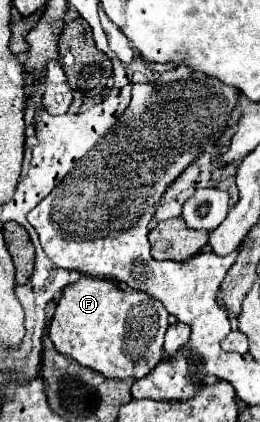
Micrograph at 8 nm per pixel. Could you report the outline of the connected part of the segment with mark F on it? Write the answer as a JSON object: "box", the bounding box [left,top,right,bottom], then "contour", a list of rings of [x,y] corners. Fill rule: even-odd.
{"box":[48,277,168,379],"contour":[[[82,277],[64,287],[48,329],[54,347],[80,365],[106,377],[142,379],[162,361],[168,325],[168,311],[154,297],[134,289],[120,289],[110,279]]]}

